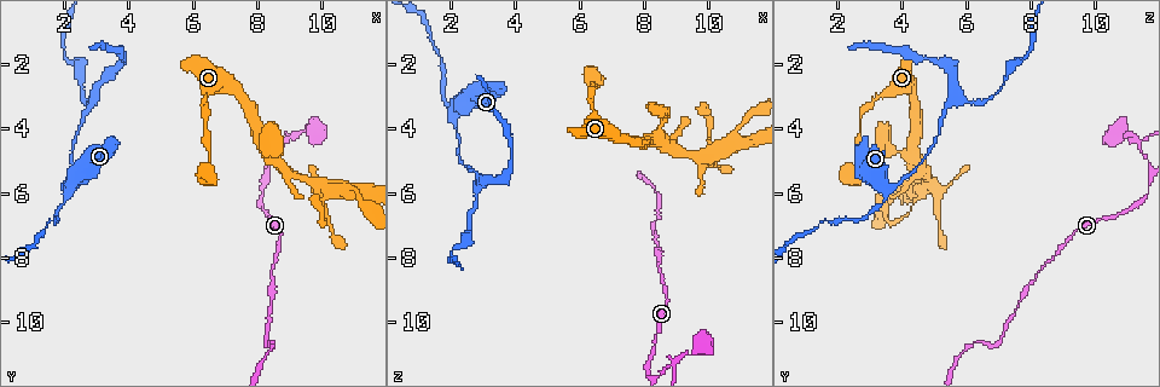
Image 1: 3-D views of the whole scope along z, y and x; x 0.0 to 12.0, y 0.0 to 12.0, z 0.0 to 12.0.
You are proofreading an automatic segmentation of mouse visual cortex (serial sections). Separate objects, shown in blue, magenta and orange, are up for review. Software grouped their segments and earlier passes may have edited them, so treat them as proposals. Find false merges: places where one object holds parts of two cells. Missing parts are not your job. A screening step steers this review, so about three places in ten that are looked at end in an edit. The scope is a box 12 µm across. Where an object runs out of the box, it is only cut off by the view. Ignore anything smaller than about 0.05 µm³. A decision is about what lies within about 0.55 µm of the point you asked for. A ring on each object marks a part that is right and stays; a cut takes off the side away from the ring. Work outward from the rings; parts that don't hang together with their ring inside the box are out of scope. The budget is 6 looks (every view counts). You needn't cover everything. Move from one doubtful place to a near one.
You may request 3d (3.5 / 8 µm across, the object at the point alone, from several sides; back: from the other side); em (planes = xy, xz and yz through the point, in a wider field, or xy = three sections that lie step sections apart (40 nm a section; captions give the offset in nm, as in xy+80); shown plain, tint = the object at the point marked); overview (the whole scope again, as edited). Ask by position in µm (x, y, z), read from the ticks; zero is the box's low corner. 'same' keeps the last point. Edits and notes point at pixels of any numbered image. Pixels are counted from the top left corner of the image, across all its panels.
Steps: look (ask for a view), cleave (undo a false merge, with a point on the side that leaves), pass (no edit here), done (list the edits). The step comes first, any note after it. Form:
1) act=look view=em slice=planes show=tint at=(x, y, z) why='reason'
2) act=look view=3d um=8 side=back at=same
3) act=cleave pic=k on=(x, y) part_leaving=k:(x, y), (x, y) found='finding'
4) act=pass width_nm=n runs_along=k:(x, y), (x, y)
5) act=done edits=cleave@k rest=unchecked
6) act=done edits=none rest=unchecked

act=look view=3d um=3.5 at=(8.6, 4.5, 3.6) why='thick turns thin'

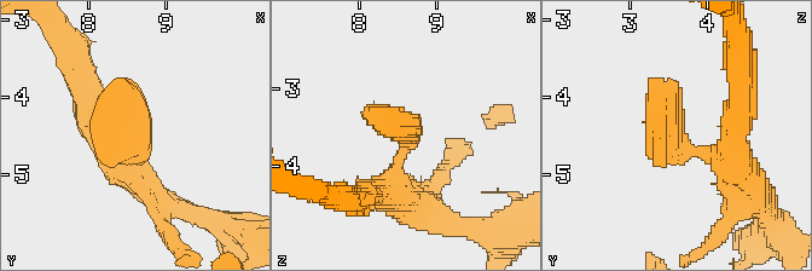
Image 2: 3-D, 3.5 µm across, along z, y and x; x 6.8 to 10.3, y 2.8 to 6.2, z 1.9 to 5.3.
act=look view=em slice=xy step=2 show=tint at=(8.65, 4.55, 3.60) why='shape alone is not enough'

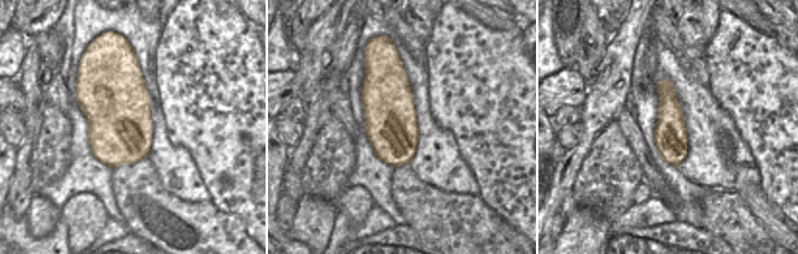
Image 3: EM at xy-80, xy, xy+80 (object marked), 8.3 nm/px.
act=look view=em slice=planes show=tint at=same why='cut it another way'

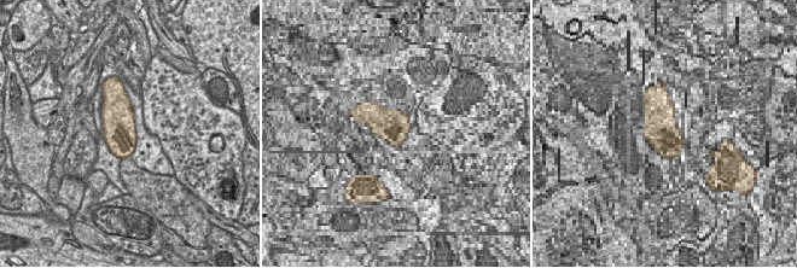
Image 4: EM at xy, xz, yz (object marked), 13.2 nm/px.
act=pass runs_along=2:(734, 149), (680, 149), (650, 79) found='one cell here'

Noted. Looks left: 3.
act=look view=3d um=3.5 at=(9.9, 5.7, 4.9) why='four arms meet'

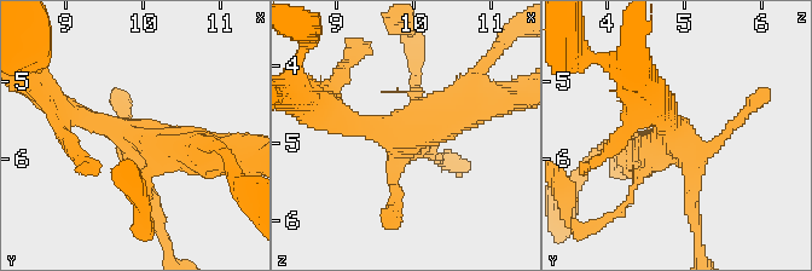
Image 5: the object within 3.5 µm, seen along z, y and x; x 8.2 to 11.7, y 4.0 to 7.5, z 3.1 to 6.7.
act=look view=em slice=xy step=3 show=plain at=(9.95, 5.70, 4.90)

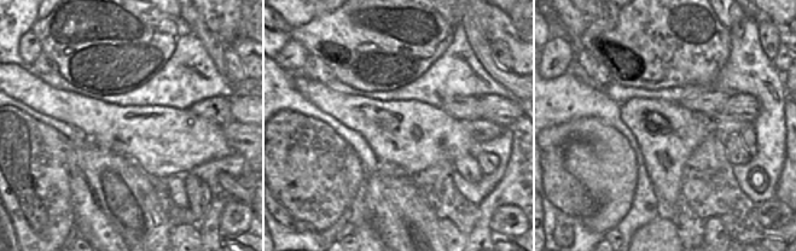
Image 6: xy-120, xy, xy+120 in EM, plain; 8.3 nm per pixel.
act=look view=em slice=xy step=3 show=tint at=same why='with the object marked'

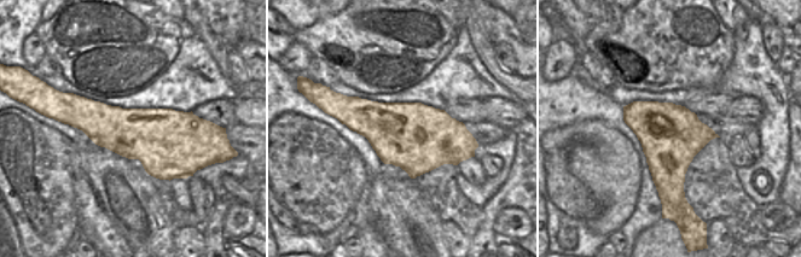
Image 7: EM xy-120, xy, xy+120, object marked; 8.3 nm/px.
act=pass width_nm=550 runs_along=5:(65, 111), (166, 149), (214, 156) found='all the same cell'

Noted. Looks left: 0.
act=done edits=none rest=unchecked

